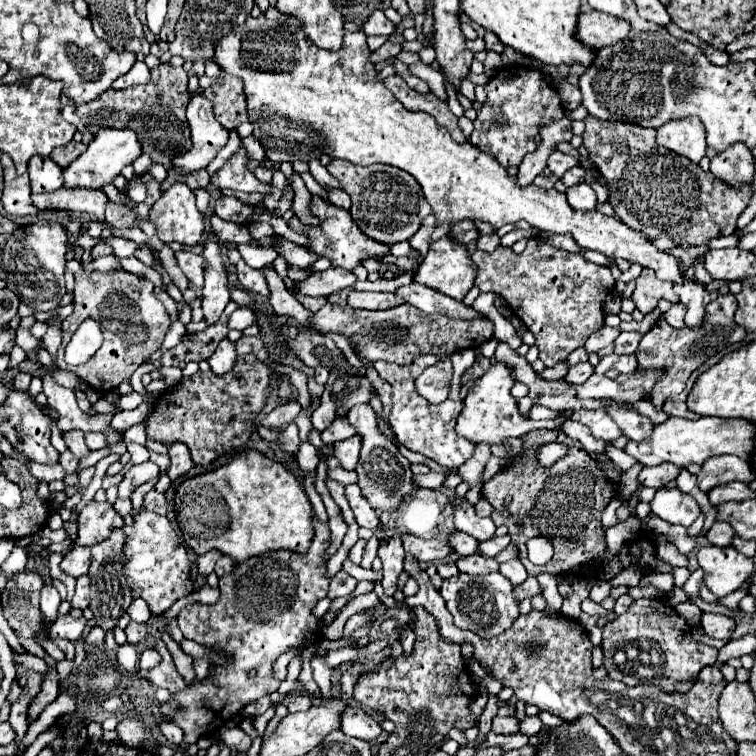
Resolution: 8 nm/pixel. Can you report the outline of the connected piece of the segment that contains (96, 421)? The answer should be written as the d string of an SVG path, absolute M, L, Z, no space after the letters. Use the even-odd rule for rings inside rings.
M36 350L30 354L30 358L26 362L20 364L20 372L28 372L32 376L42 376L43 393L48 396L48 406L54 408L58 412L58 420L56 420L56 426L62 430L62 432L68 432L68 430L82 430L82 432L100 432L100 430L108 430L110 426L110 420L112 420L112 414L104 414L104 416L98 416L98 418L88 418L76 404L76 398L74 398L74 390L68 390L68 388L62 388L58 386L50 372L40 368L40 362L36 360Z

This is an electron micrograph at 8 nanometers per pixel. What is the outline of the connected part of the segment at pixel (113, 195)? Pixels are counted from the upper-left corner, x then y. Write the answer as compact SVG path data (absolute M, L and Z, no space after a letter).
M106 184L106 186L102 186L102 190L104 190L104 194L110 198L110 202L116 202L116 204L126 204L128 208L134 208L134 204L136 202L132 202L132 198L126 194L122 194L114 184Z

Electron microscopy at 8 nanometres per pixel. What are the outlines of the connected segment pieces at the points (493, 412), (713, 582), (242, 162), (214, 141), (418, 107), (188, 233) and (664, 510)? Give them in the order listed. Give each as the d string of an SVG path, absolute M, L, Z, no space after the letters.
M496 362L490 366L490 370L478 378L476 386L470 388L470 392L464 398L464 410L458 416L458 424L456 424L456 432L478 444L478 442L486 442L486 444L504 444L506 438L518 438L530 430L536 428L558 428L558 420L528 420L518 412L518 404L510 394L510 388L514 384L514 378L508 370L506 364Z
M734 546L700 548L698 564L704 570L704 584L718 598L732 594L754 572L754 562L740 554Z
M240 144L238 152L228 158L228 162L212 176L212 184L218 188L230 188L240 192L260 192L262 196L268 196L272 192L270 182L260 182L254 172L248 168L248 152L244 144Z
M194 94L188 108L186 118L192 134L192 150L174 158L174 168L192 172L210 164L210 160L218 154L218 150L228 142L228 130L222 130L218 122L214 122L214 112L210 102L202 98L202 94Z
M392 74L384 80L384 86L408 108L408 110L414 110L414 112L426 112L430 116L436 118L436 122L440 126L444 126L450 136L458 142L458 144L464 144L468 142L468 138L464 136L464 132L460 130L458 126L458 118L448 110L448 104L446 102L440 102L432 92L428 94L420 94L416 92L414 88L410 88L398 74Z
M176 182L152 206L150 222L156 226L158 238L164 244L200 244L200 236L204 232L204 216L198 212L194 202L194 192L184 182Z
M658 488L650 506L652 514L658 518L670 524L682 524L686 528L700 516L698 502L680 488Z

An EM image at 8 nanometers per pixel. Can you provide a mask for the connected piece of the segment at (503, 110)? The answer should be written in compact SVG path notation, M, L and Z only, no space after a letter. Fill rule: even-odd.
M526 66L502 68L488 80L484 90L486 90L486 102L482 104L474 120L474 132L470 136L470 144L480 146L484 152L496 156L496 160L504 168L518 166L528 152L536 150L538 126L542 122L548 122L550 118L558 120L564 116L558 90L554 90L550 82L534 68Z

